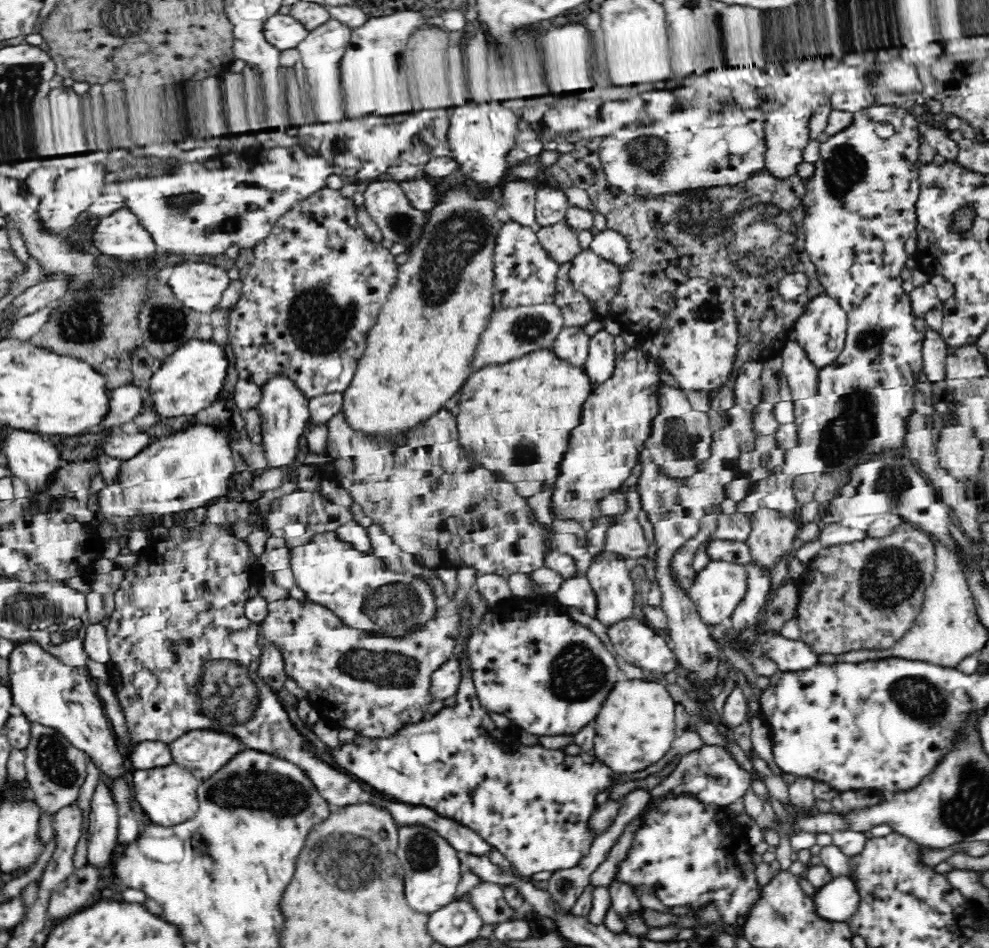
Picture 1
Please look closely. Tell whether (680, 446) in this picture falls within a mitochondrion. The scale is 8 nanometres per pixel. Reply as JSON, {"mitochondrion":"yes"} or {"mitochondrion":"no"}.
{"mitochondrion":"yes"}

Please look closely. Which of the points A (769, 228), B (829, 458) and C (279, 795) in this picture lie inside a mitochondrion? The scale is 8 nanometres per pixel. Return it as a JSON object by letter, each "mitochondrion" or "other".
{"A":"mitochondrion","B":"mitochondrion","C":"mitochondrion"}

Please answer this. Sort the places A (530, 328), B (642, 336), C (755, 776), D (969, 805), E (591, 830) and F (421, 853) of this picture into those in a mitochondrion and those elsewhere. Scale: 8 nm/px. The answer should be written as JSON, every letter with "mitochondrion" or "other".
{"A":"mitochondrion","B":"other","C":"other","D":"mitochondrion","E":"other","F":"mitochondrion"}

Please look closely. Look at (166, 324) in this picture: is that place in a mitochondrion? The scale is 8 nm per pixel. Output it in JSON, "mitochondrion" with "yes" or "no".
{"mitochondrion":"yes"}

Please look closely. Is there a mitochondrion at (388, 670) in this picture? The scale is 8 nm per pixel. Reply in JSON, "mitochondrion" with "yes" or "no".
{"mitochondrion":"yes"}

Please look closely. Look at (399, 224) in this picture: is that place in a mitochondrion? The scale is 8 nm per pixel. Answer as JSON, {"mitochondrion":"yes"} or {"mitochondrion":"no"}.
{"mitochondrion":"yes"}

